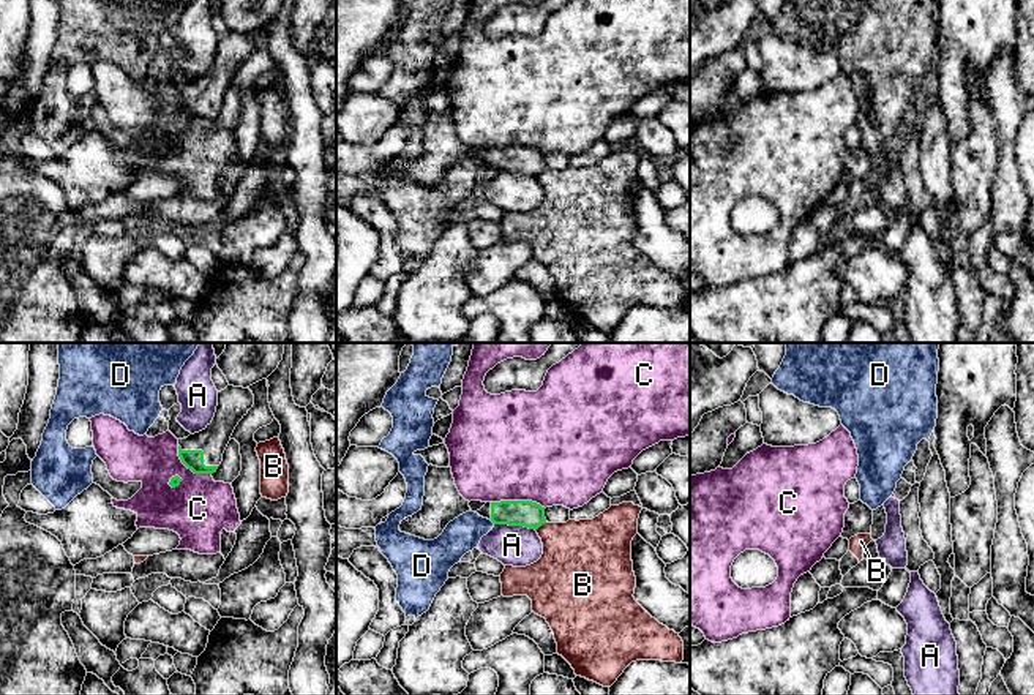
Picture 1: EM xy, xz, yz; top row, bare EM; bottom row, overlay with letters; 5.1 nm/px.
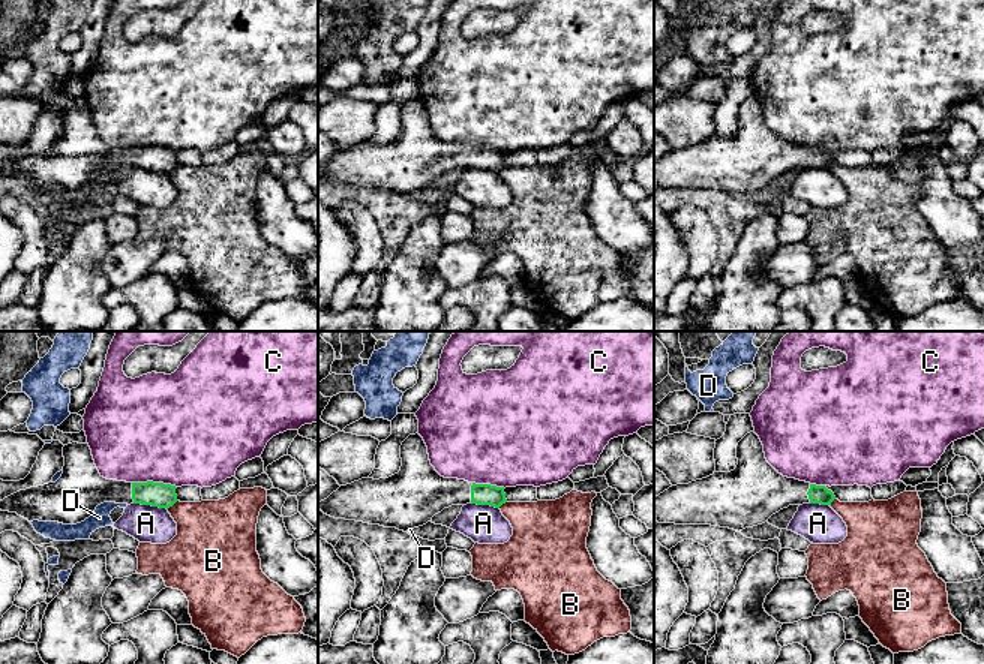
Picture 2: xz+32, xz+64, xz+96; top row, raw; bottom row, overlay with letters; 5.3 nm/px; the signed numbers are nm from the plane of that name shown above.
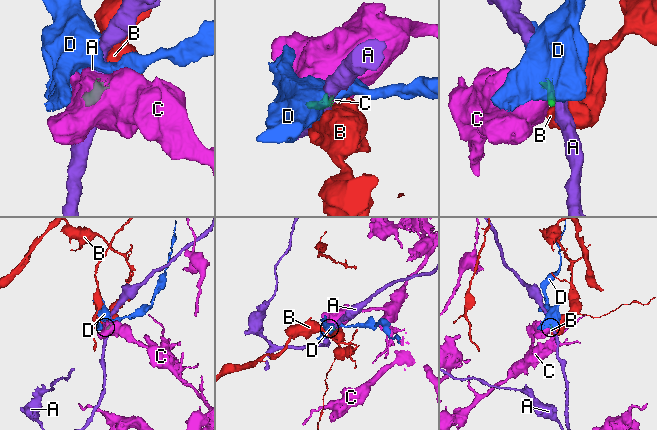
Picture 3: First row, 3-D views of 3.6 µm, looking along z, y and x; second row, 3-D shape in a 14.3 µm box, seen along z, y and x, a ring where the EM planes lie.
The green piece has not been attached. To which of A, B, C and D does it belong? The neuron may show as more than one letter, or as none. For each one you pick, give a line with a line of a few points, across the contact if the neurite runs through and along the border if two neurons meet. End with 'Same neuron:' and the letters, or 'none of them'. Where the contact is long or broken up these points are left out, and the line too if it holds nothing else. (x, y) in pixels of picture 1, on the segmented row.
Same neuron: none of them

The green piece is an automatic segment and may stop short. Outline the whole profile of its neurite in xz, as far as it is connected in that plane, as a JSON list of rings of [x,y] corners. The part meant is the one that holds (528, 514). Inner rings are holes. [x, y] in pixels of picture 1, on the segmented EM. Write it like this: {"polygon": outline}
{"polygon": [[[532,501],[486,502],[475,513],[494,524],[524,526],[535,531],[546,523],[545,507]]]}

